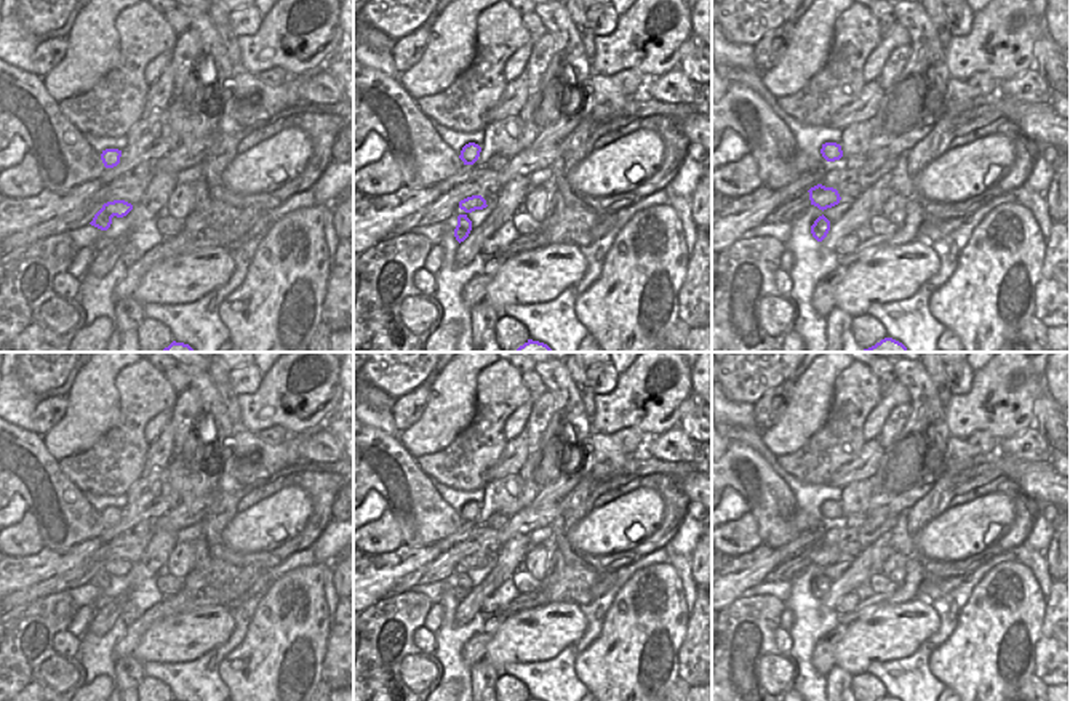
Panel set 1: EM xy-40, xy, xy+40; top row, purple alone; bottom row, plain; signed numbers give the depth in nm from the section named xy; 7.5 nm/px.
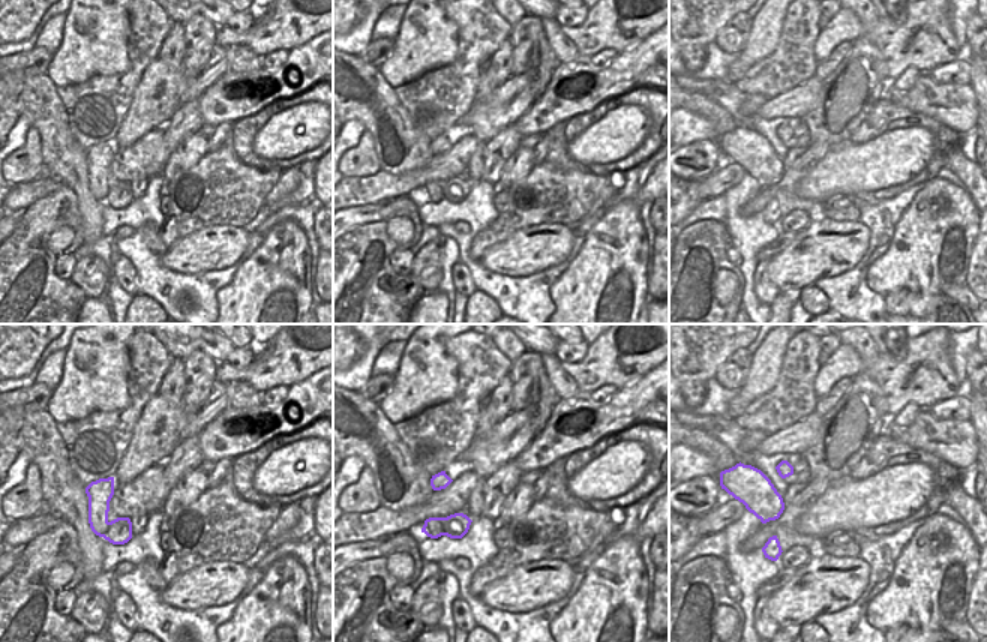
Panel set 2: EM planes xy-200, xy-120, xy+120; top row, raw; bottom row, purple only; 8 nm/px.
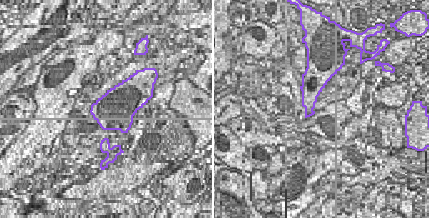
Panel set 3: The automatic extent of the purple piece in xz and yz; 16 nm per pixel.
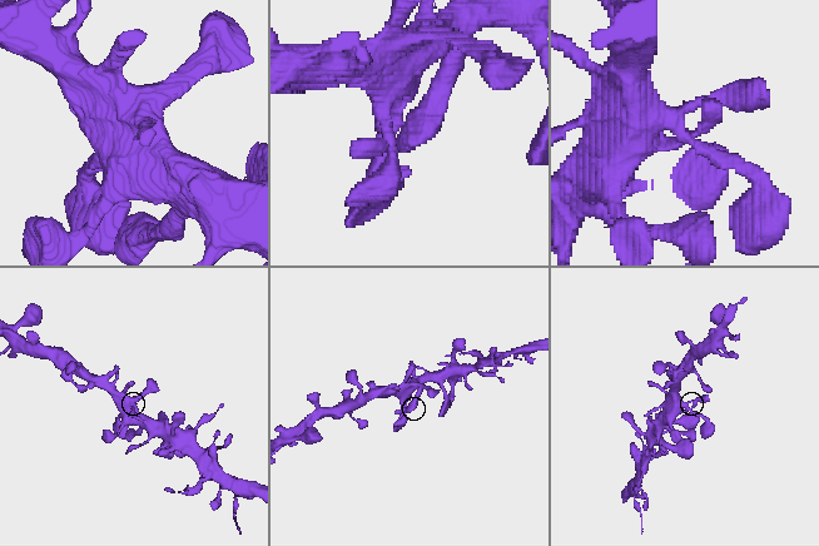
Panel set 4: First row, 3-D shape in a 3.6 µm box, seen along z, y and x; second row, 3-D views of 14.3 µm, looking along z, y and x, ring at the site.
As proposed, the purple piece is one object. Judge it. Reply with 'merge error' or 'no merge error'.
no merge error

